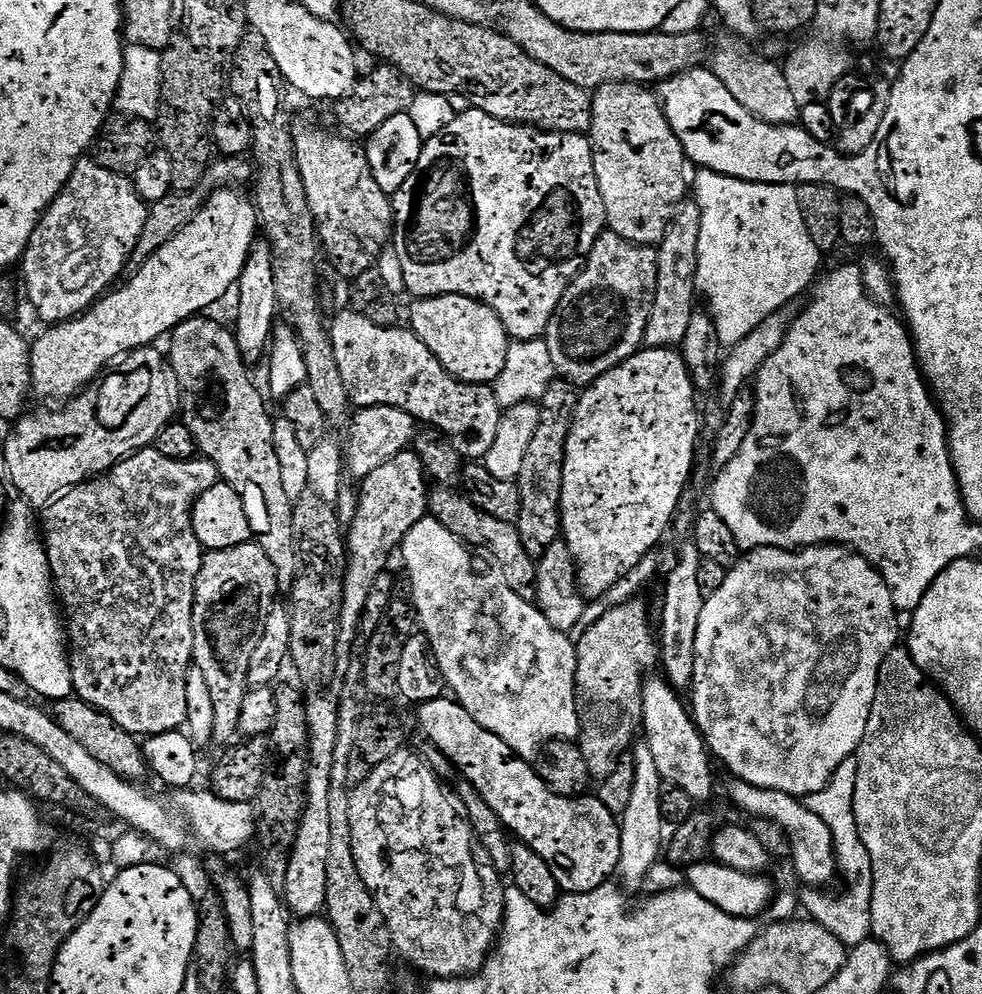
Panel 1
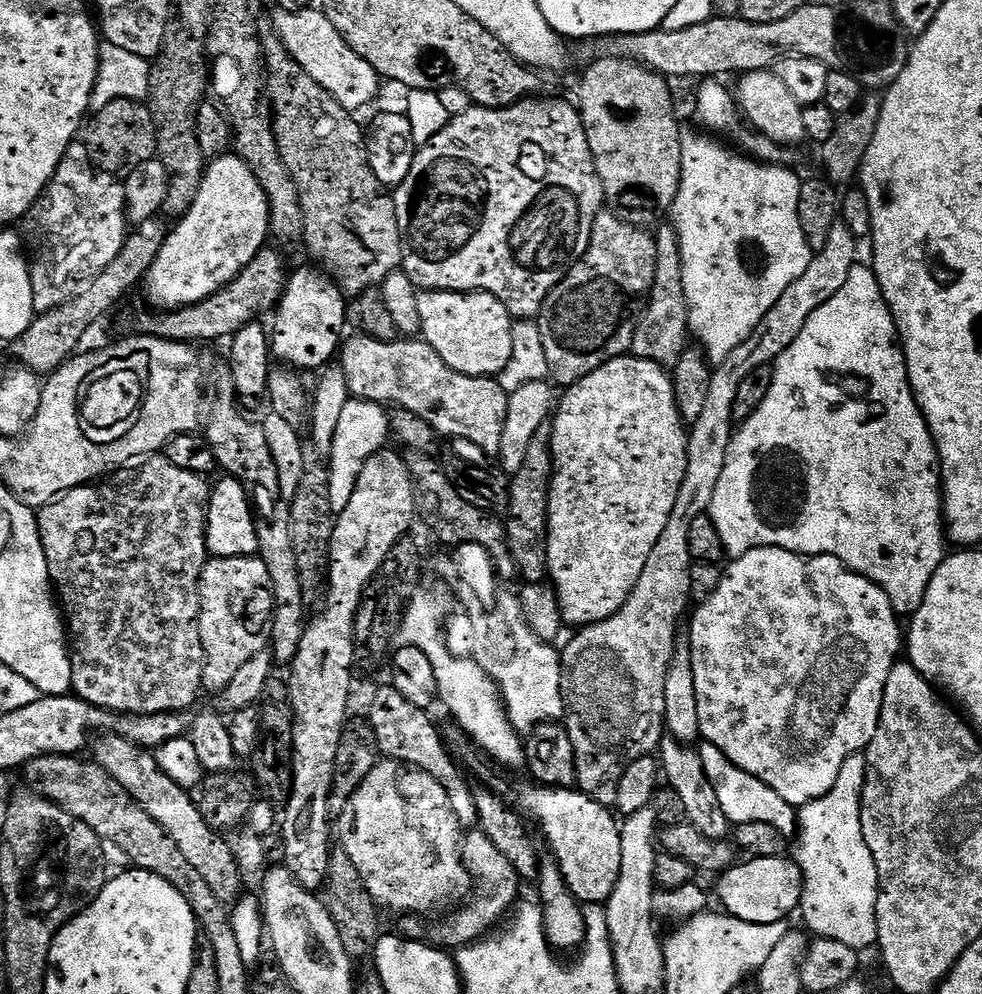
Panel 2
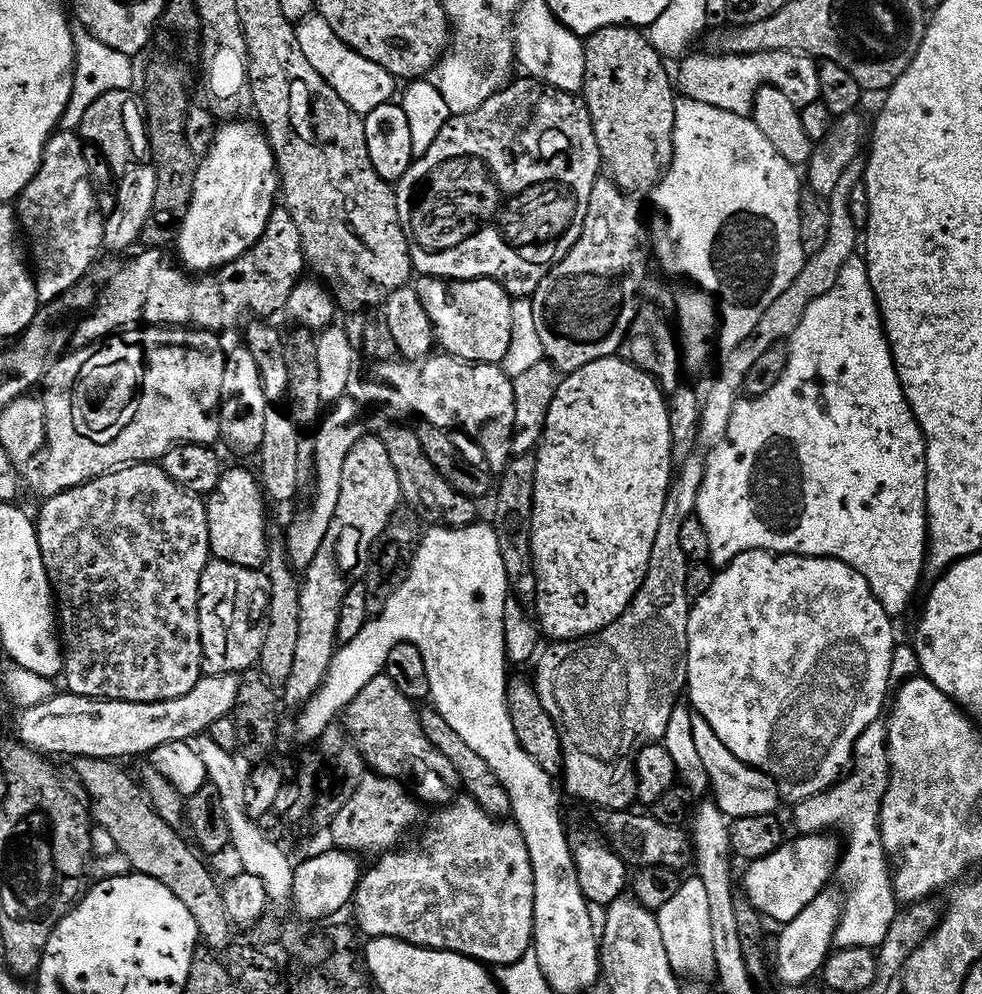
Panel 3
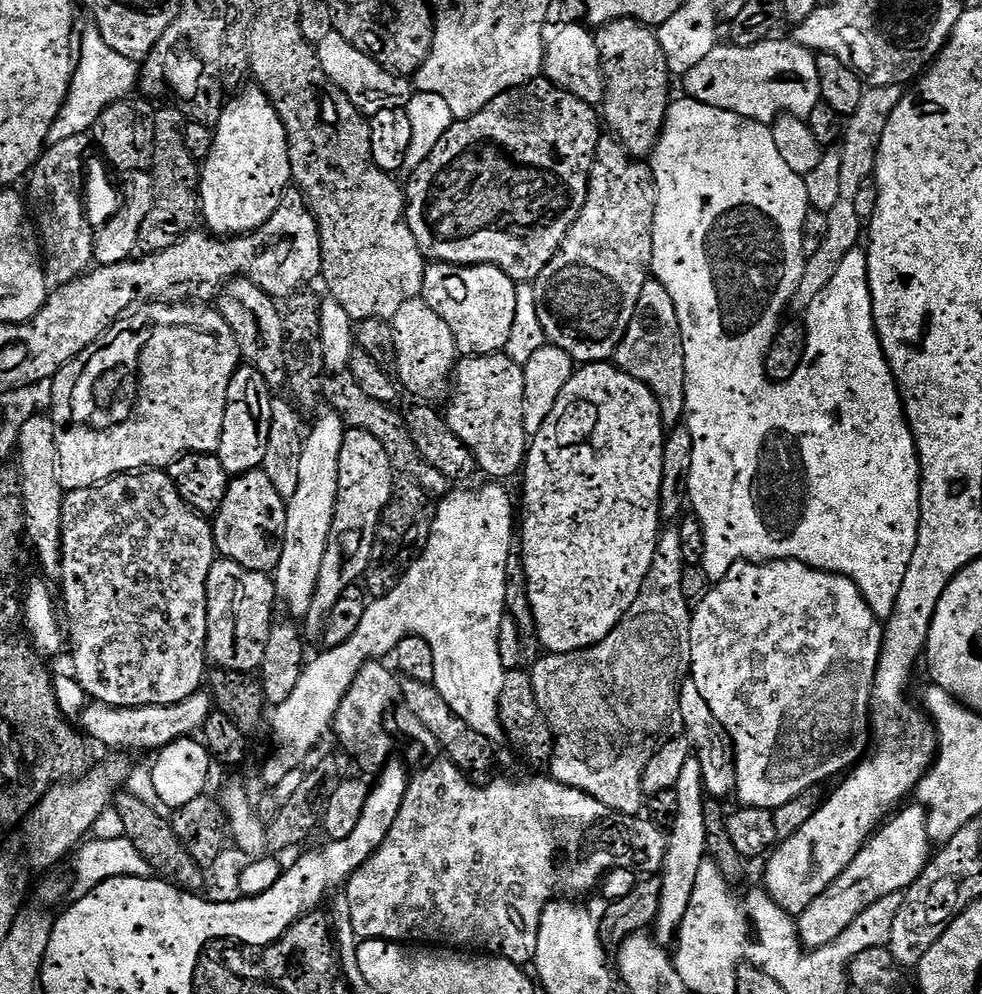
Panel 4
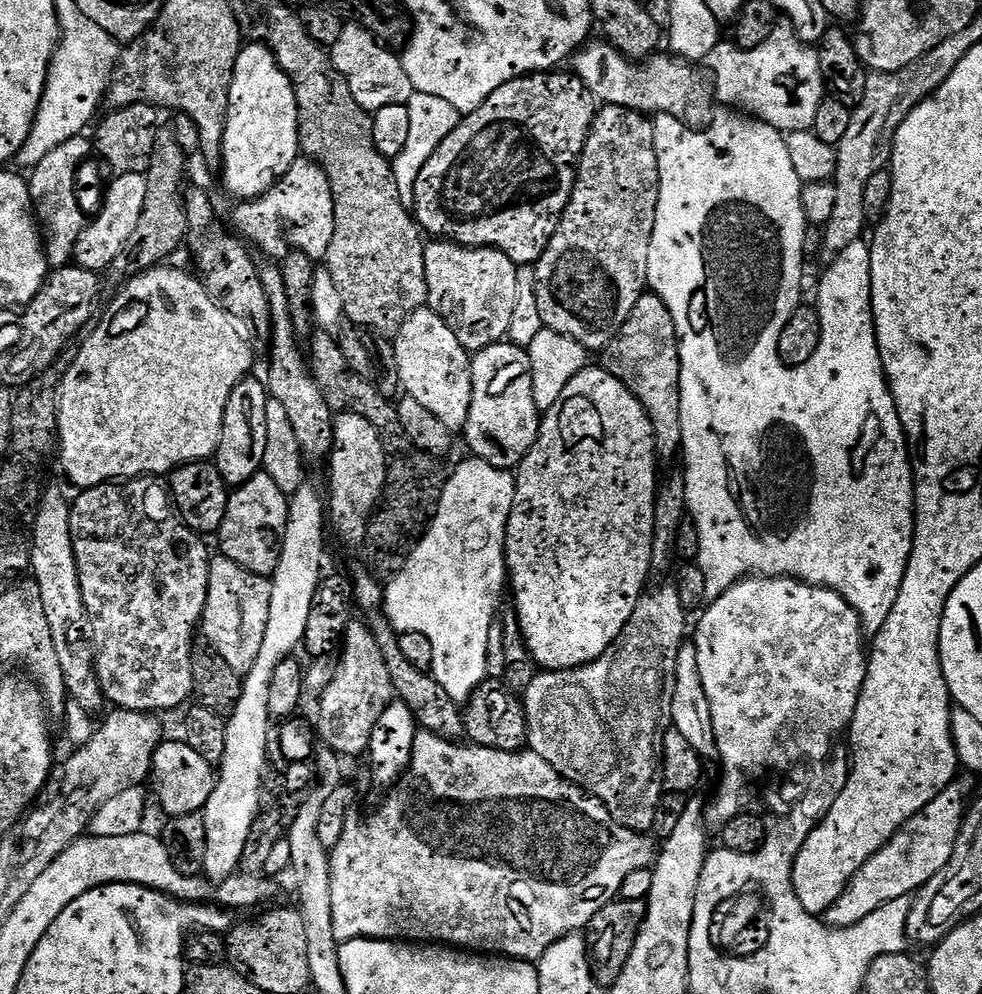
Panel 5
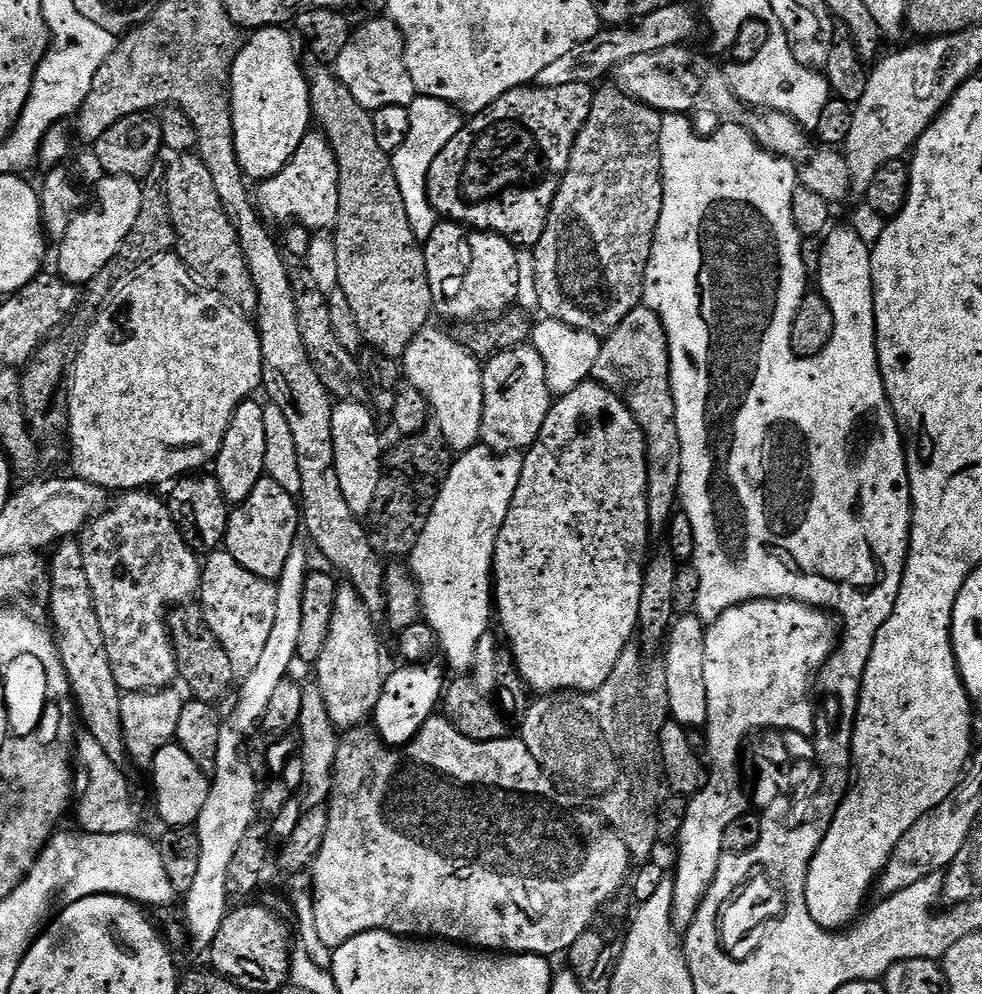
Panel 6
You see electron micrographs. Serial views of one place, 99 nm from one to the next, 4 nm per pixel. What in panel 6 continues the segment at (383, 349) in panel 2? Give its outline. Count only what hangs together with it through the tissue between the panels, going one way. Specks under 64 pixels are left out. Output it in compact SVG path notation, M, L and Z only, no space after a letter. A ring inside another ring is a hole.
M531 346L505 348L489 360L492 361L483 365L485 410L480 439L483 447L497 454L523 453L538 438L554 403L546 382L546 366L538 350Z

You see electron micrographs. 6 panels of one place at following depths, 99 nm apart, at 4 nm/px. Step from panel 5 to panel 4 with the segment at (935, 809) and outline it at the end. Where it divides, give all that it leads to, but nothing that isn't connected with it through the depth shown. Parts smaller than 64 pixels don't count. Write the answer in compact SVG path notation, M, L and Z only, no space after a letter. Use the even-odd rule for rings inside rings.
M901 807L891 819L881 824L864 843L854 862L850 862L838 879L800 913L800 943L805 949L821 948L834 942L862 910L888 895L903 893L924 873L934 852L934 841L928 833L928 814L923 807L908 807Z

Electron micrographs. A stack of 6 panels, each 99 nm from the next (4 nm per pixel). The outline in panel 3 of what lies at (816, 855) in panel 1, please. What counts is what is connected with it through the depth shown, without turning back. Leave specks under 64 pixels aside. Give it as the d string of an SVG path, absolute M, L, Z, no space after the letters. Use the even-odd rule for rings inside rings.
M693 715L694 742L698 742L698 754L702 754L702 762L708 771L708 778L711 787L716 788L714 799L721 810L728 815L729 821L738 818L750 818L751 816L771 816L777 810L776 807L782 804L779 792L776 791L776 784L769 776L761 775L755 768L750 768L742 763L734 754L730 754L728 747L720 741L710 730L706 718Z

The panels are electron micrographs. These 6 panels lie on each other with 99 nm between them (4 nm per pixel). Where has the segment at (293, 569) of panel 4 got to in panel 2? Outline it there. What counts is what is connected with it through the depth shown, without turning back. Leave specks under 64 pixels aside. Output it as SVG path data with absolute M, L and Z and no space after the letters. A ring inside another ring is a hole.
M350 398L338 417L338 428L334 430L332 452L326 457L328 477L330 478L330 506L333 513L346 510L346 502L350 502L350 494L354 494L354 486L362 466L374 454L385 451L384 444L390 440L388 431L388 413L385 405L375 404L372 400Z

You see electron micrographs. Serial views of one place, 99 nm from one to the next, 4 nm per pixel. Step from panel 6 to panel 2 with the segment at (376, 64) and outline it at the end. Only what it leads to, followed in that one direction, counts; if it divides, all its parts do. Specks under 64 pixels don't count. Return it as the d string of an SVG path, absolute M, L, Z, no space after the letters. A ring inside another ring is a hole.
M305 10L302 12L281 12L275 13L272 24L274 34L283 44L288 55L294 63L303 70L318 86L327 90L333 98L347 108L349 112L359 113L359 108L364 108L380 92L382 77L334 30L331 22L325 18L323 11Z

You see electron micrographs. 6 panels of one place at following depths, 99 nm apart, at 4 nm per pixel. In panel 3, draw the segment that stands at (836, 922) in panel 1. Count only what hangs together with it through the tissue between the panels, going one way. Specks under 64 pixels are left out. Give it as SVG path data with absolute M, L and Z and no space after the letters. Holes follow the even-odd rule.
M877 722L858 738L850 775L834 788L799 801L796 808L796 832L828 834L831 828L848 832L848 849L844 848L838 864L841 876L852 889L843 901L840 925L836 931L836 948L877 949L884 944L890 926L900 912L900 902L893 877L888 877L889 857L880 834L880 807L888 789L892 768L888 765L888 726Z

